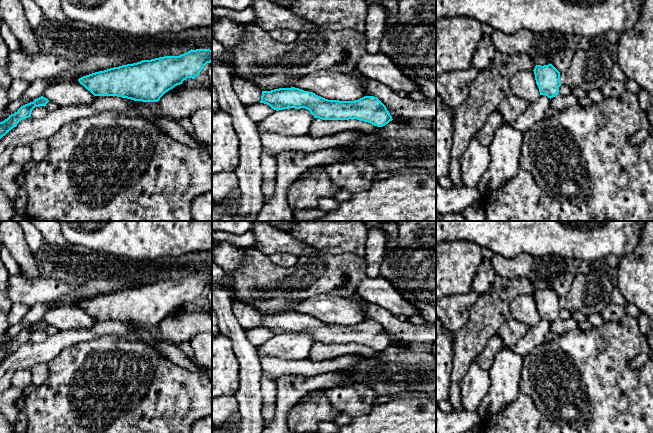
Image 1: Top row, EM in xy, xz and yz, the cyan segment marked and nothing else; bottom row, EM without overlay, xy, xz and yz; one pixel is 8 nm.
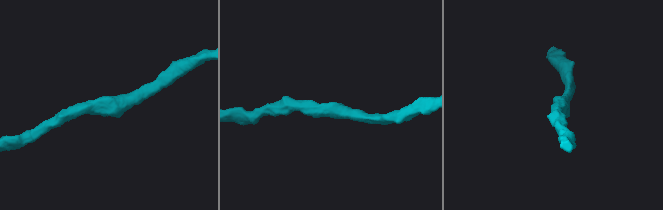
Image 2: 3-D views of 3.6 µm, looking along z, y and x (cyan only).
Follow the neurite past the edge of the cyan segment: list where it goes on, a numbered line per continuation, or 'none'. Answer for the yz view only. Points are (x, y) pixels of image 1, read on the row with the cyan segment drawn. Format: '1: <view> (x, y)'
none

